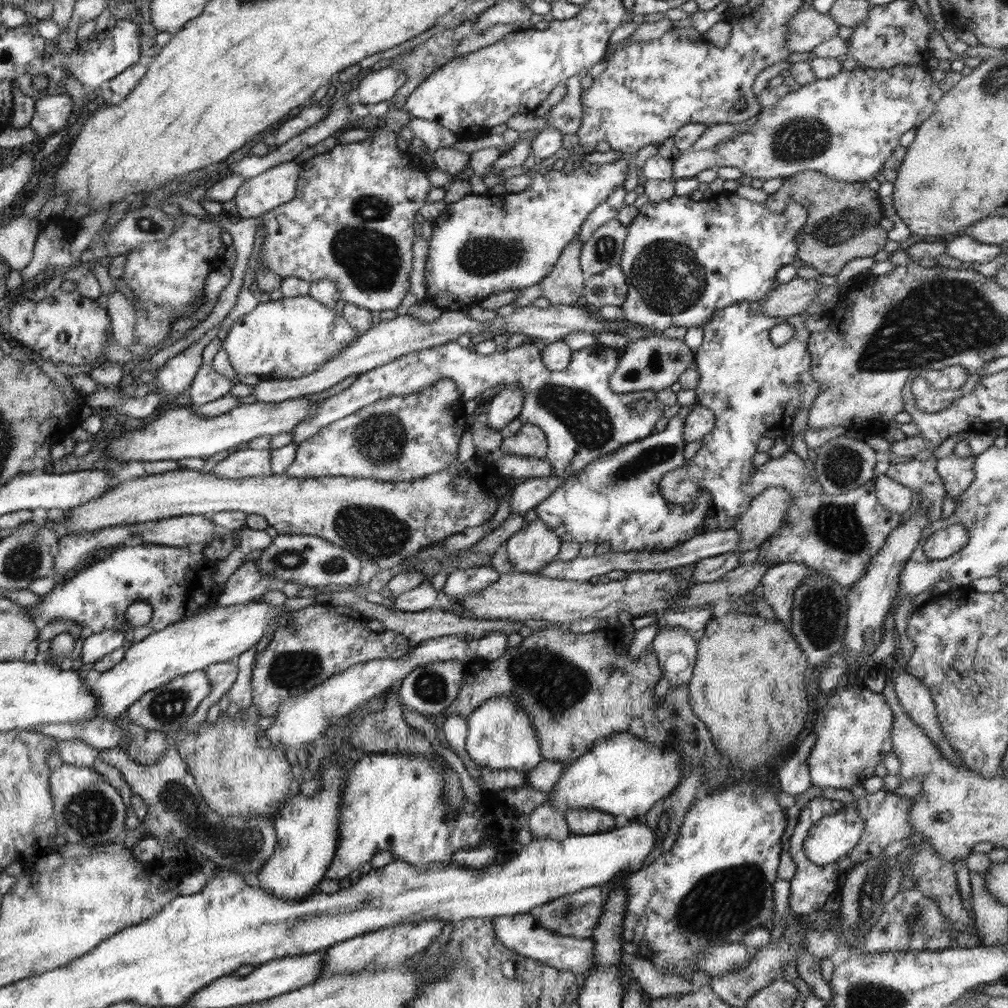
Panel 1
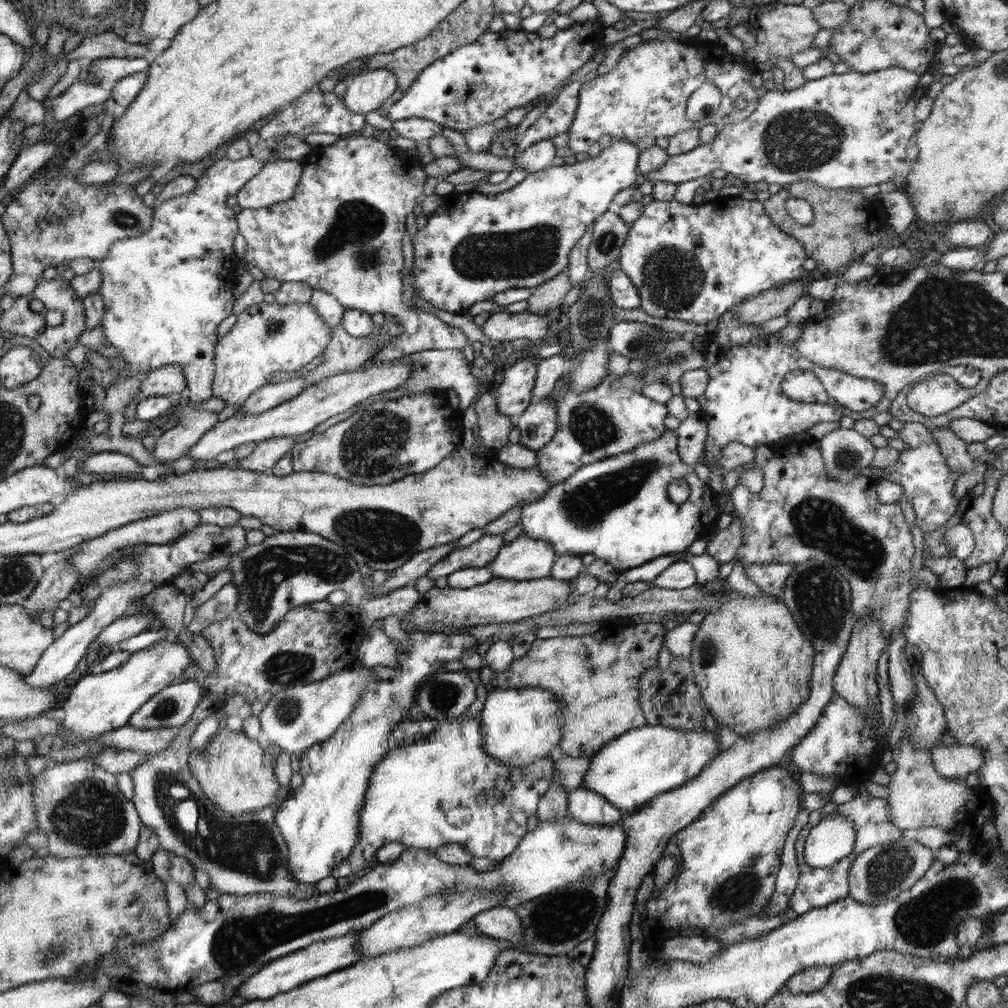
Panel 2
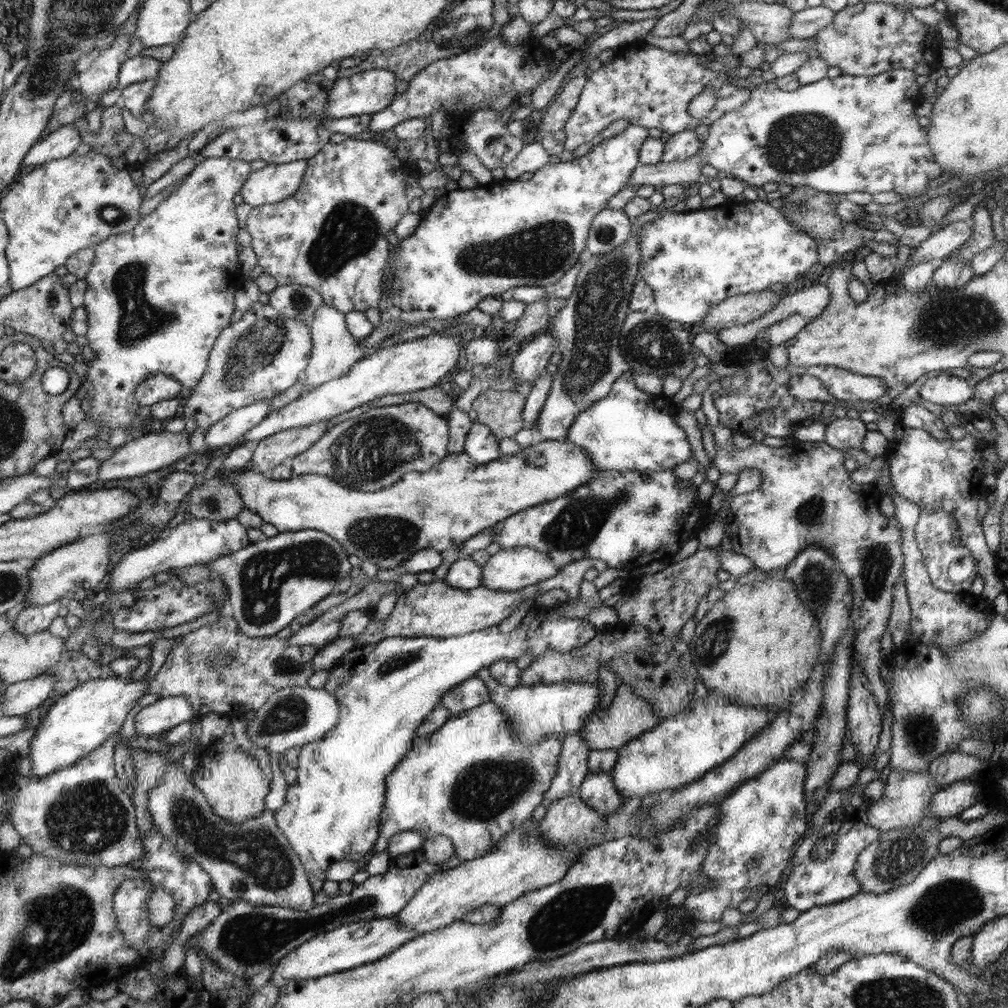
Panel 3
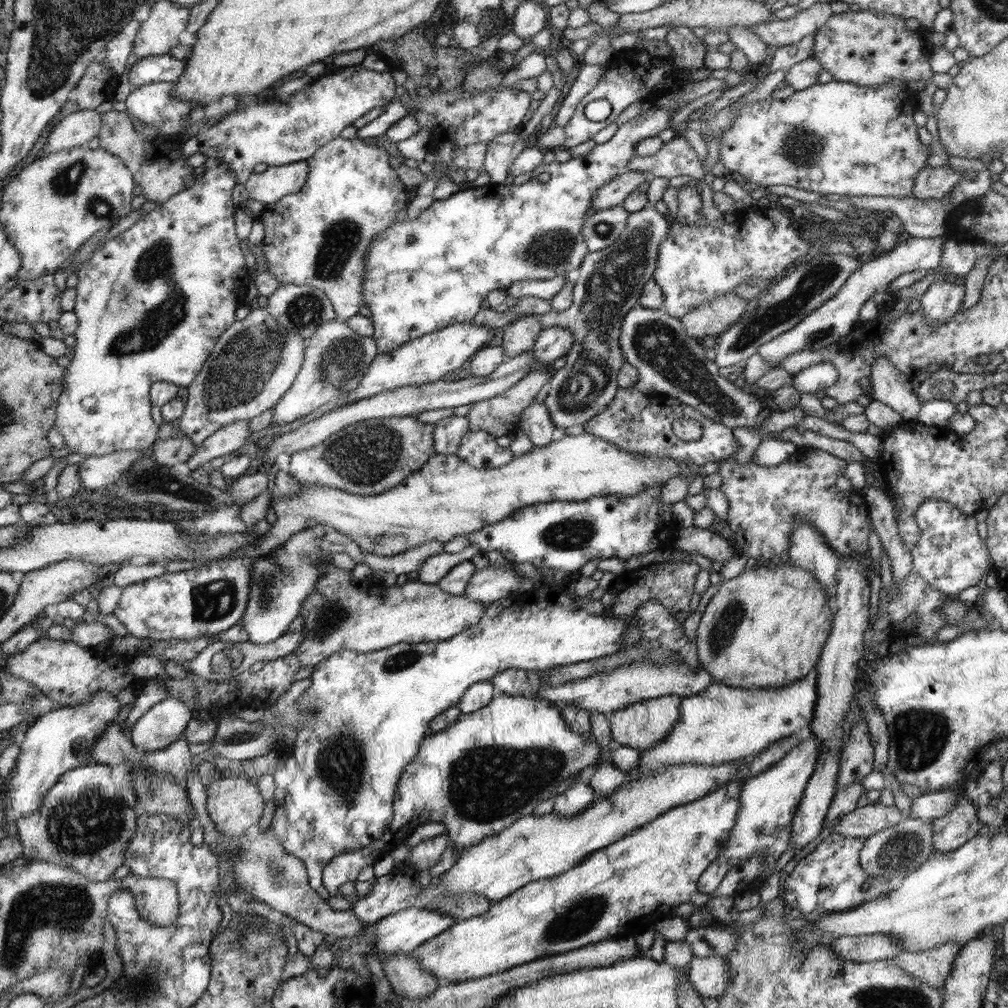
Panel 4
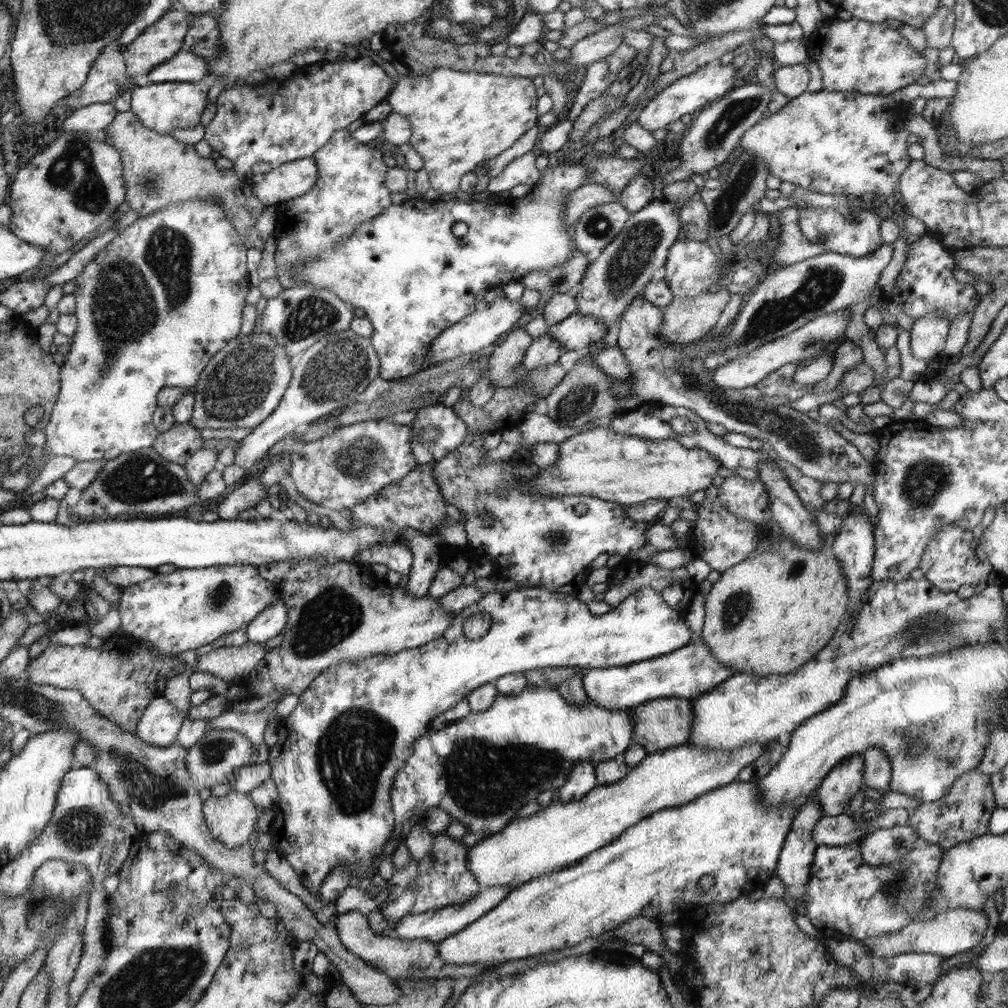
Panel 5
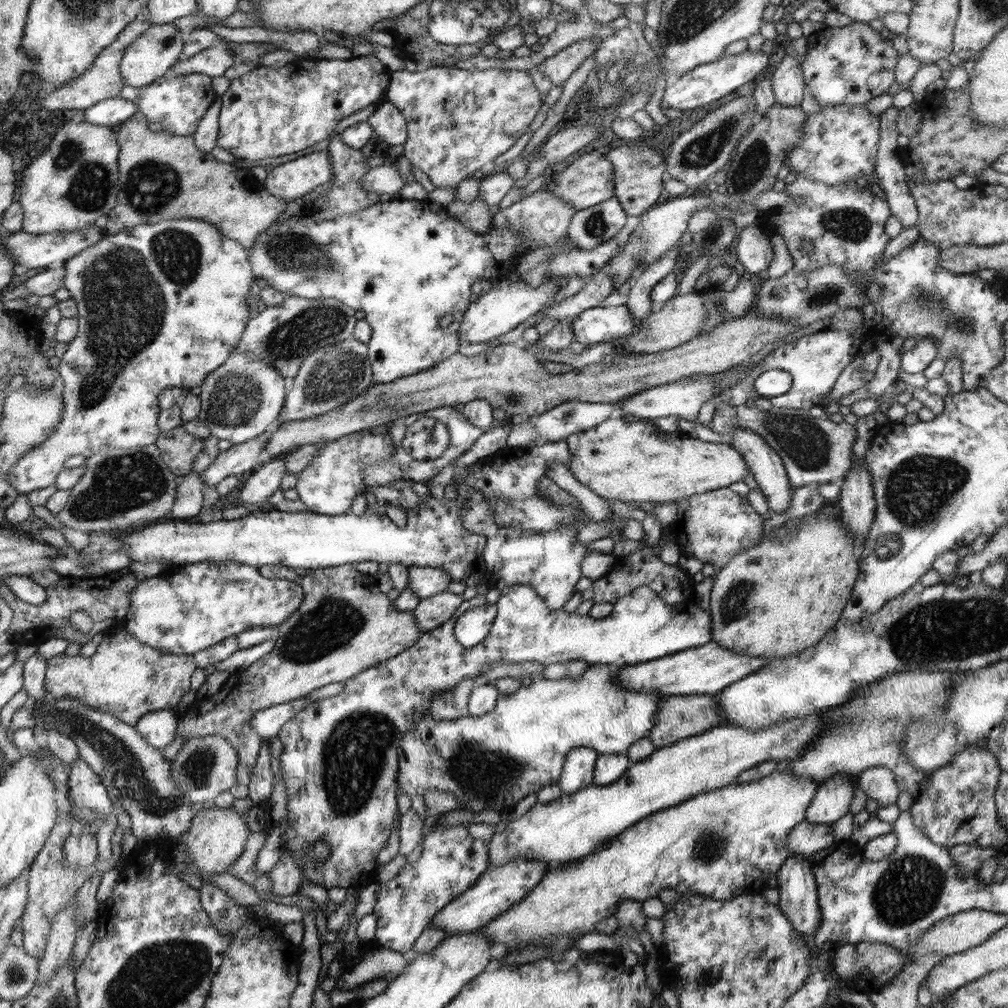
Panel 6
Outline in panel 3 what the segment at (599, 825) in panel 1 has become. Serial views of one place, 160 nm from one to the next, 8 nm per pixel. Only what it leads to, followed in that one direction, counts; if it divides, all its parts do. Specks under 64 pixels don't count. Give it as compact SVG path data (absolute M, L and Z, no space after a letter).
M608 772L587 774L580 785L578 795L600 815L610 815L618 810L623 796L618 794Z

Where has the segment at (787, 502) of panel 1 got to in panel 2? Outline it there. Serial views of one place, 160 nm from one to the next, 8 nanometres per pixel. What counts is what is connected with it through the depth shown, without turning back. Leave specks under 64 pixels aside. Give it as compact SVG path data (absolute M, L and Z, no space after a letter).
M734 519L728 528L717 530L714 539L708 542L705 556L714 558L720 566L736 559L738 547L742 545L741 522Z

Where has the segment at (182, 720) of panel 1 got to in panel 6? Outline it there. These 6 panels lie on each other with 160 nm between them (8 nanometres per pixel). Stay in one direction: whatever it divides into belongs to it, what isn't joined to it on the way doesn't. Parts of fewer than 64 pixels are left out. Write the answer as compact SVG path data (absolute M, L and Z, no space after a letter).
M159 710L139 718L135 729L149 745L162 750L177 736L180 715L173 710Z

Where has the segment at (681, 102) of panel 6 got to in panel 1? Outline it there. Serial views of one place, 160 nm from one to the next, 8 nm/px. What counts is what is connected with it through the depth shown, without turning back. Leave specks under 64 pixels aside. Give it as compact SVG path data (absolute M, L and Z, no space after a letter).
M629 154L622 159L600 166L590 163L588 168L575 167L574 173L566 175L558 165L545 174L533 174L532 183L518 194L505 196L470 195L455 204L447 205L437 219L428 240L428 257L425 267L426 298L431 307L448 311L464 310L478 304L491 294L508 290L534 288L555 268L563 250L574 241L586 217L598 209L602 202L623 185L628 173Z

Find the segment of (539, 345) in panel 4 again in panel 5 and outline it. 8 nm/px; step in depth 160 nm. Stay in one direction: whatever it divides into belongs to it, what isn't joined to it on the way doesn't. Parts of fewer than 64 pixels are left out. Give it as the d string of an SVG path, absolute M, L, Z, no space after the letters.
M578 312L558 324L548 326L546 334L560 343L564 352L575 350L579 353L588 347L596 345L608 334L601 322L595 316L582 316Z

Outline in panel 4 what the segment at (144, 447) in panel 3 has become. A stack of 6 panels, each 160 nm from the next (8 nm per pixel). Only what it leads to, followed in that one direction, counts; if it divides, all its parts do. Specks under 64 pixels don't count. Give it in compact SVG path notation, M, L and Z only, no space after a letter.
M151 446L148 450L115 450L110 454L100 456L90 456L80 463L79 477L83 486L83 489L87 490L99 490L105 489L114 484L125 472L137 461L141 456L147 456L150 454Z

